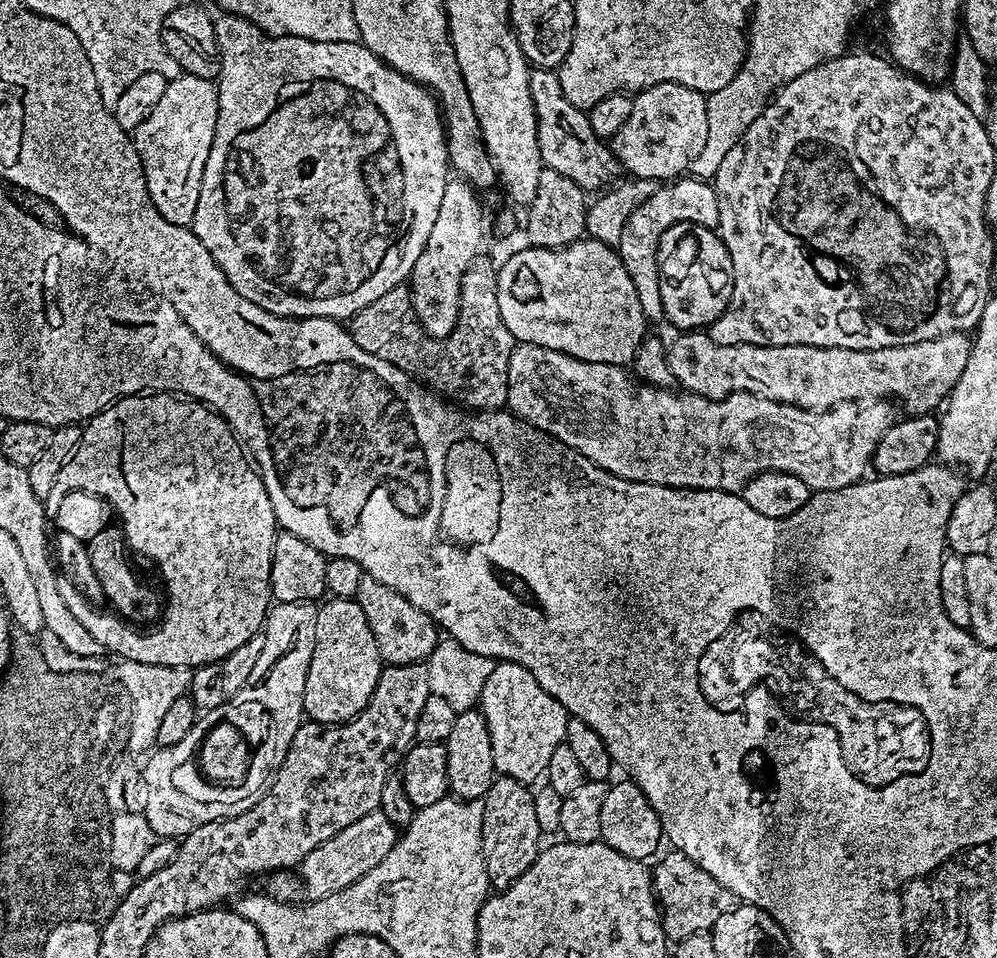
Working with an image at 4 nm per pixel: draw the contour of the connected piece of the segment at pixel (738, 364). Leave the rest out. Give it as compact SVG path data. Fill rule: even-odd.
M688 330L671 345L667 345L668 365L672 378L681 389L711 400L722 400L731 392L749 392L774 402L793 404L799 408L823 410L833 408L846 400L863 401L865 398L887 398L904 403L904 412L922 416L941 407L942 401L962 378L966 362L972 353L973 341L965 333L951 332L926 342L914 342L910 346L894 346L882 350L846 350L845 348L819 348L818 346L718 346L704 330Z

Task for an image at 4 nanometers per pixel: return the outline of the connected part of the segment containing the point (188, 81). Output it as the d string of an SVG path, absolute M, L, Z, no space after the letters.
M181 74L168 82L158 106L150 110L150 118L131 133L132 143L138 150L142 170L146 178L146 190L162 218L183 228L191 225L194 210L198 210L198 194L202 190L202 174L206 170L206 158L210 158L210 146L214 142L214 130L218 122L217 85L206 78Z

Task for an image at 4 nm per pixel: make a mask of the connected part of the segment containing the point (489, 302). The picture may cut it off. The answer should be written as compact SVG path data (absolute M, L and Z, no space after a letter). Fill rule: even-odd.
M401 286L374 298L370 306L351 317L350 335L366 354L401 368L431 391L465 404L468 410L494 412L507 405L510 354L518 341L502 322L498 292L460 292L460 313L454 330L445 340L435 340L416 323L409 289Z

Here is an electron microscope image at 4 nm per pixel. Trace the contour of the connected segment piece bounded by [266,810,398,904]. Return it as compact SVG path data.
M377 810L366 814L366 818L358 818L358 822L350 822L350 826L346 826L346 830L338 830L338 834L334 834L334 838L322 842L322 846L318 846L314 850L310 850L310 854L306 854L302 865L304 880L300 876L295 876L297 873L292 870L271 873L267 877L267 895L290 904L338 894L338 890L346 890L346 886L350 886L354 882L358 882L358 878L370 874L370 870L374 870L374 866L378 866L378 862L382 862L382 858L386 858L386 854L390 854L397 839L398 829L390 822L390 818L386 818L384 812Z

